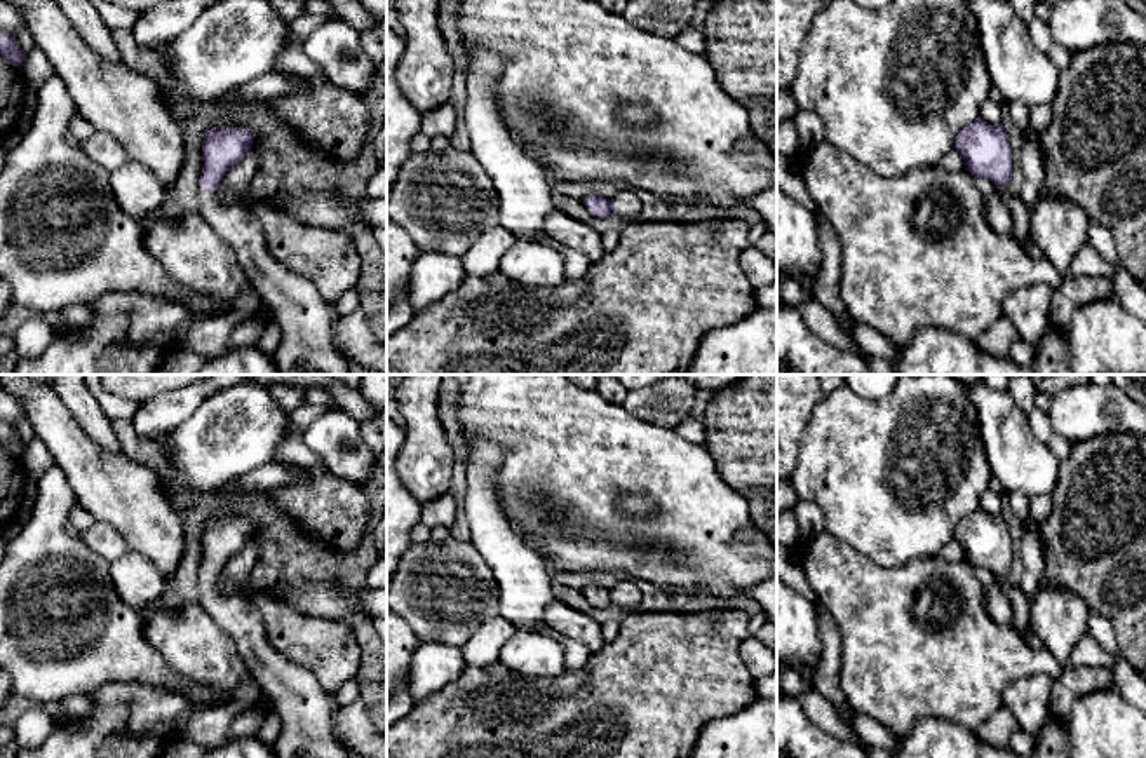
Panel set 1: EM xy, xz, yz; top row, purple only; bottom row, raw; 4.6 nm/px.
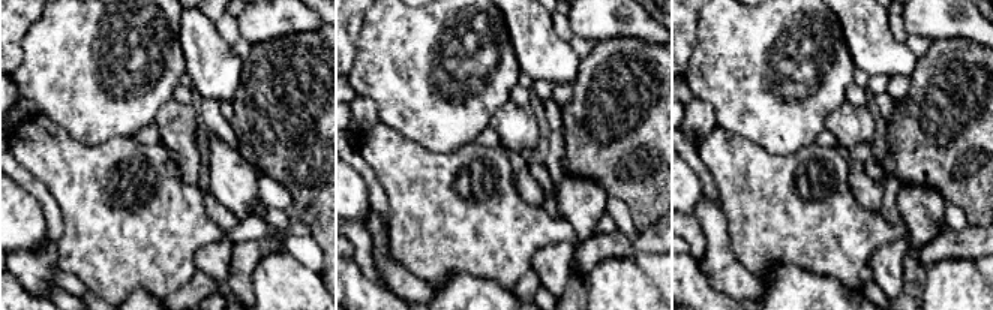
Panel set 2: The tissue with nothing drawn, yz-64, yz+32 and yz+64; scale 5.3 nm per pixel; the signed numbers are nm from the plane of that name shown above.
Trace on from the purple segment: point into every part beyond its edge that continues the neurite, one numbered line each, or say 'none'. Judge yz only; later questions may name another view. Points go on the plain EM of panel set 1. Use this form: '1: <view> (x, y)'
1: yz (1000, 609)

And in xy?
1: xy (305, 710)

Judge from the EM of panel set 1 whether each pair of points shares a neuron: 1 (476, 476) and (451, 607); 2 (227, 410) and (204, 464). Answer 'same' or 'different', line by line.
1: different
2: same

